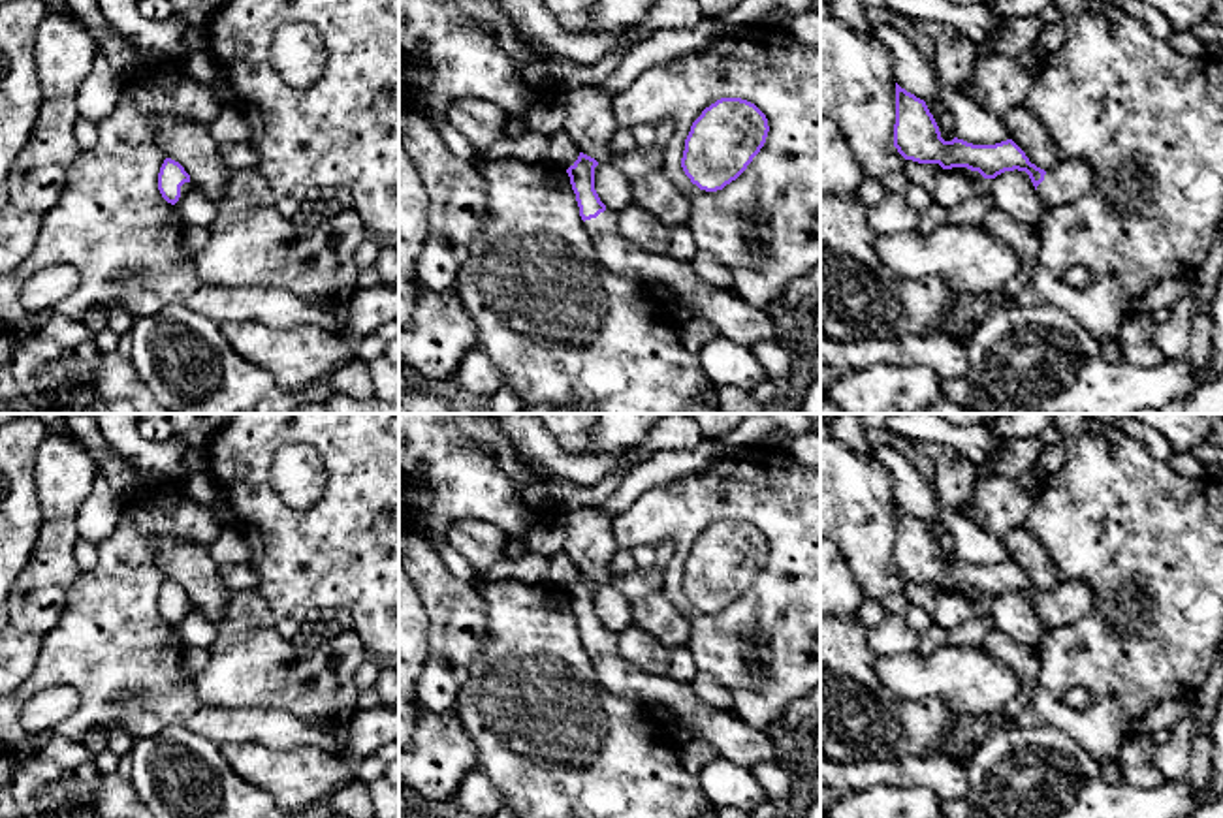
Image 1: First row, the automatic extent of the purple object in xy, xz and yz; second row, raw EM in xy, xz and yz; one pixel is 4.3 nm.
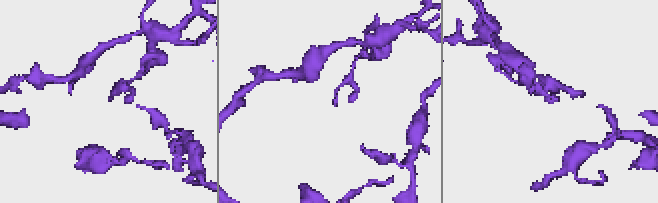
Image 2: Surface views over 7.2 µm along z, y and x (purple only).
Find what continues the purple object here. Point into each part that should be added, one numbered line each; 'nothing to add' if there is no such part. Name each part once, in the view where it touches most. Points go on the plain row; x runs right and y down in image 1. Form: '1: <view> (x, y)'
1: xz (736, 741)

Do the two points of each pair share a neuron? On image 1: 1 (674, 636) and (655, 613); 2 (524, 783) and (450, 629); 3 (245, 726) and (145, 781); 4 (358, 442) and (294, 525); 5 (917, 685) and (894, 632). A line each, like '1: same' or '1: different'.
1: same
2: different
3: different
4: same
5: different

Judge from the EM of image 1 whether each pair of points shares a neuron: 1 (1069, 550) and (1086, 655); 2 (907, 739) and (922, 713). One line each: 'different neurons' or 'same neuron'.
1: same neuron
2: same neuron

